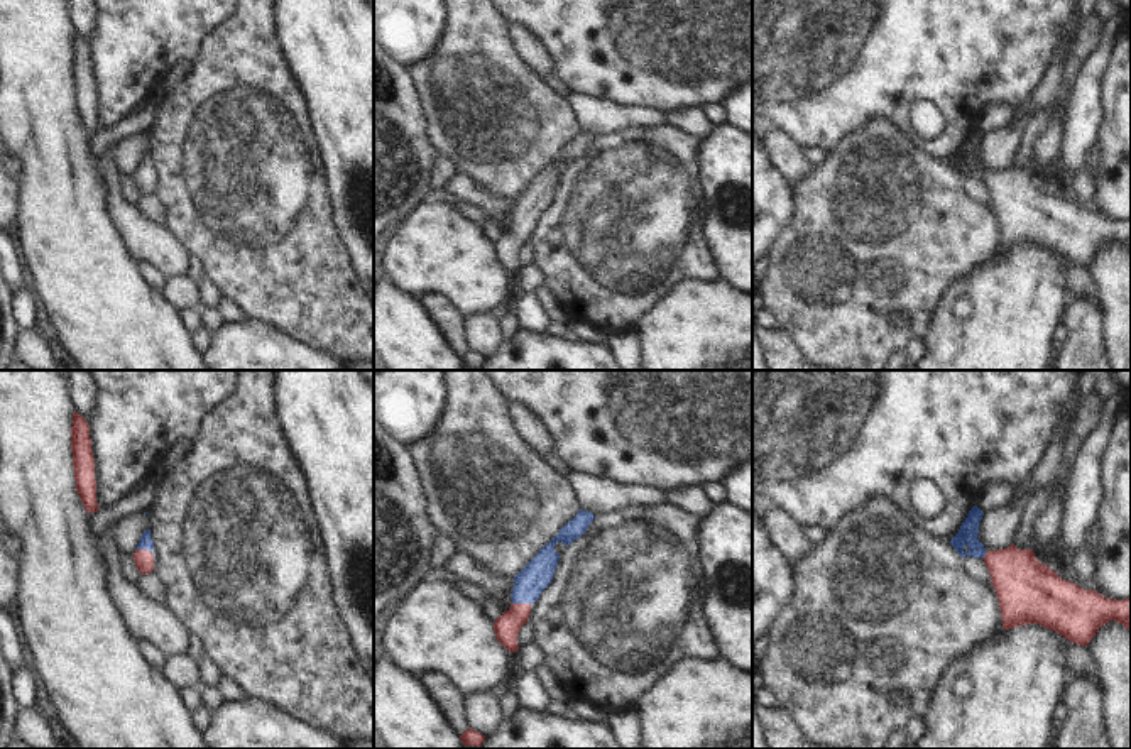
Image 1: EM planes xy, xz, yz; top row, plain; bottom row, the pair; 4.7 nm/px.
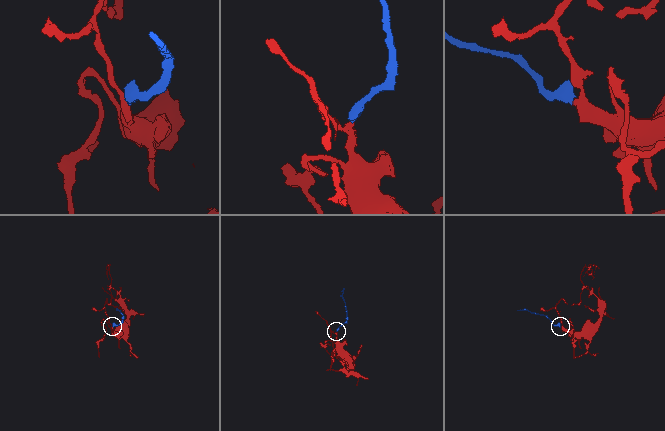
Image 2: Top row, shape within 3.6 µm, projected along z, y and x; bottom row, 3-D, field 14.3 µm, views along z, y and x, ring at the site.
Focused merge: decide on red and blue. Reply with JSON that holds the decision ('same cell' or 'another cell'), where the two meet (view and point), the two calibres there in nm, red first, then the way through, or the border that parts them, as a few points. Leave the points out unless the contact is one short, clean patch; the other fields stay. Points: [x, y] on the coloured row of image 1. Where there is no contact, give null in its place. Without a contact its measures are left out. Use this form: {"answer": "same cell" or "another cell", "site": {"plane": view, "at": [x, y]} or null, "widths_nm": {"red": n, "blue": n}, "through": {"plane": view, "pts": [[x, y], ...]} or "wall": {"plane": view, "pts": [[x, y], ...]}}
{"answer": "same cell", "site": {"plane": "xz", "at": [521, 604]}, "widths_nm": {"red": 120, "blue": 150}, "through": {"plane": "xz", "pts": [[508, 626], [521, 604], [528, 584], [536, 575]]}}

